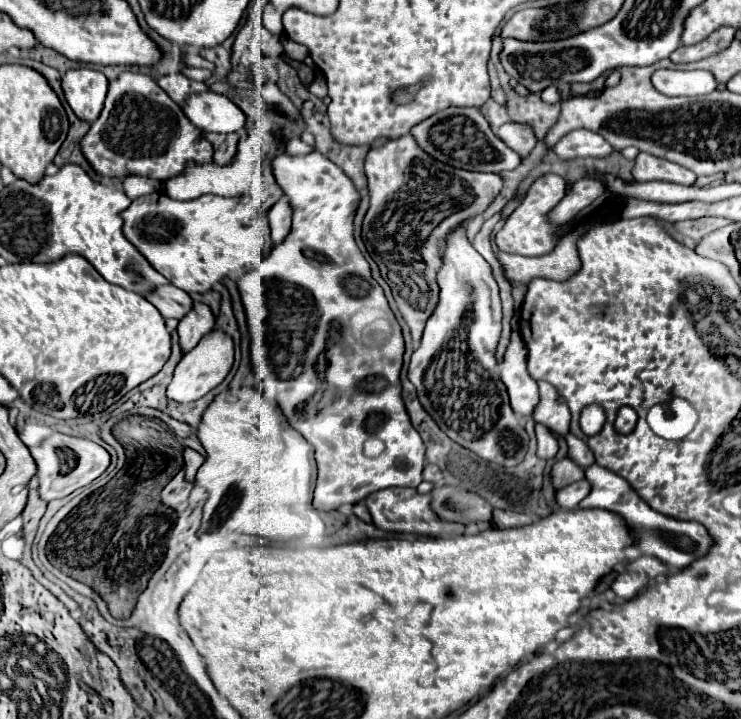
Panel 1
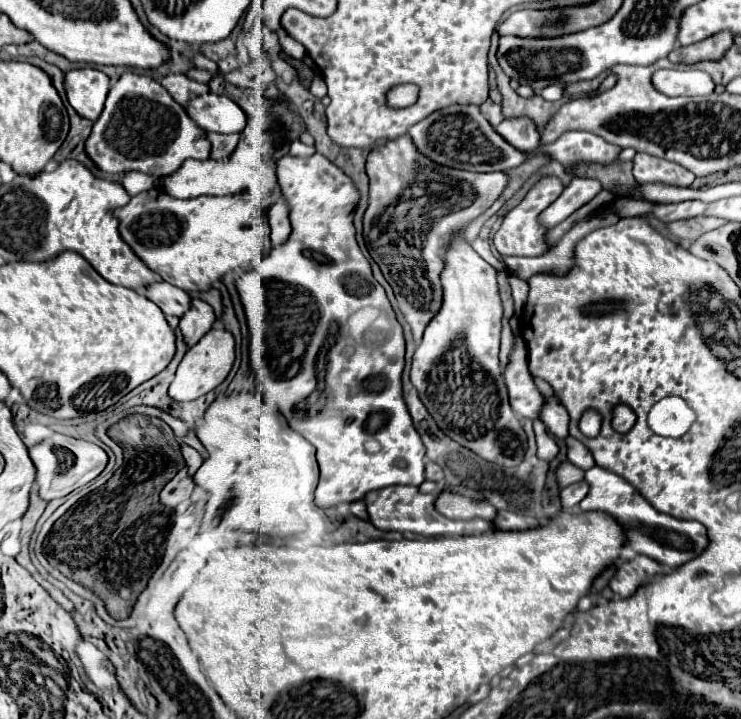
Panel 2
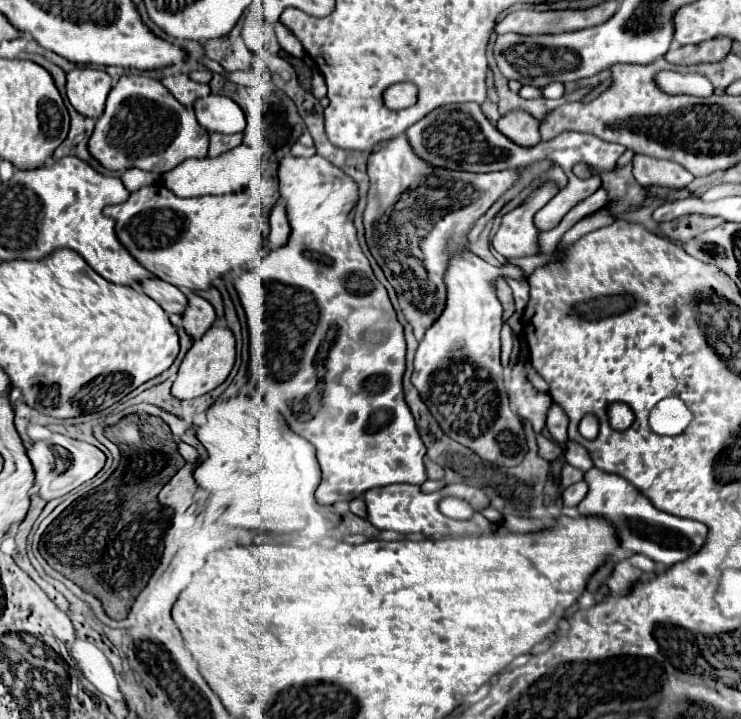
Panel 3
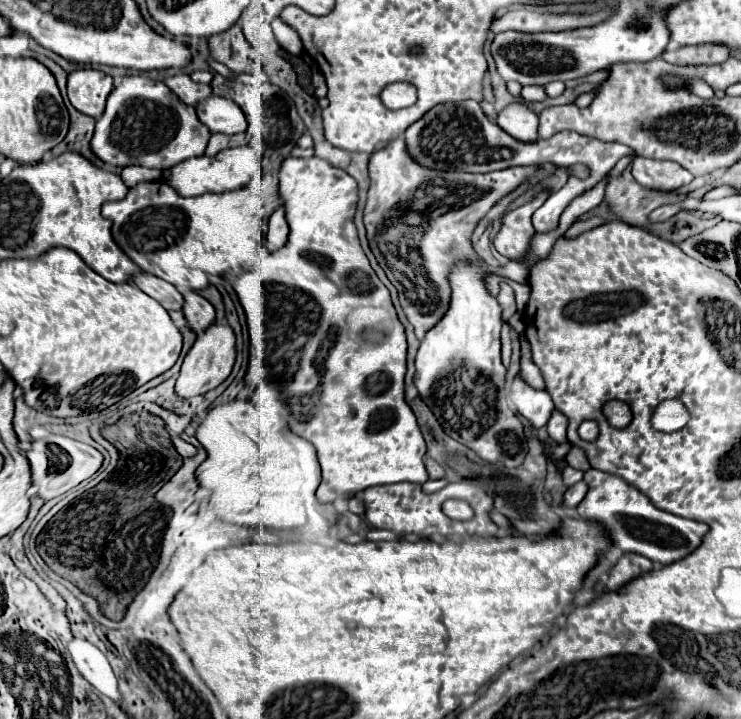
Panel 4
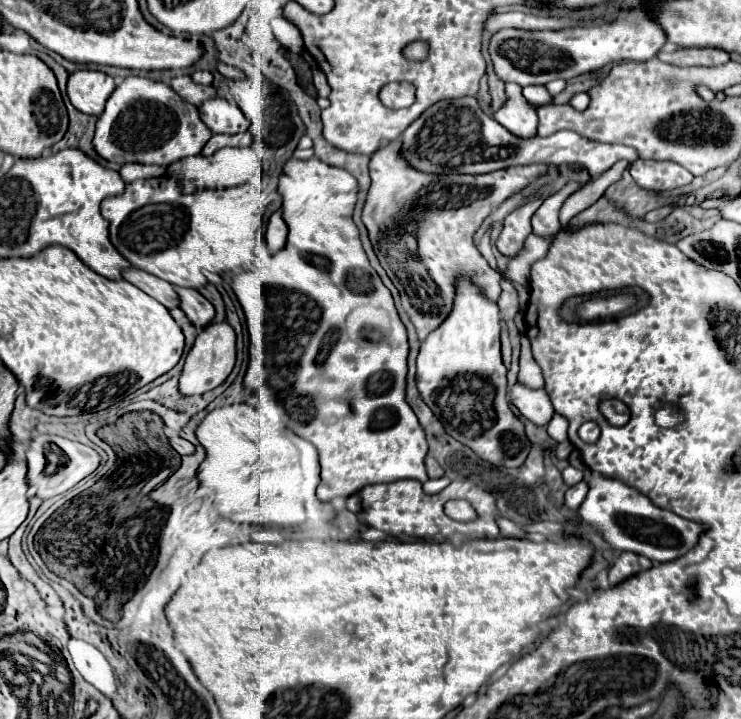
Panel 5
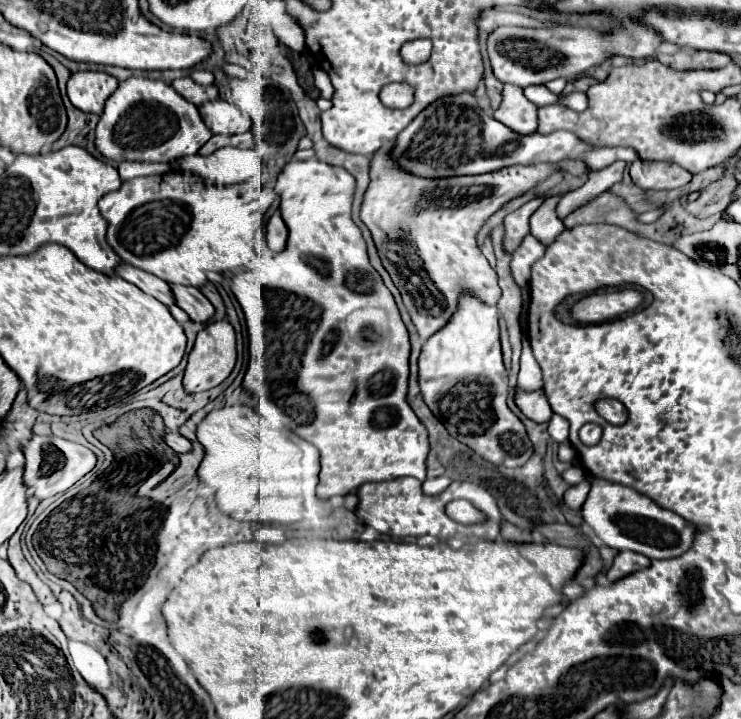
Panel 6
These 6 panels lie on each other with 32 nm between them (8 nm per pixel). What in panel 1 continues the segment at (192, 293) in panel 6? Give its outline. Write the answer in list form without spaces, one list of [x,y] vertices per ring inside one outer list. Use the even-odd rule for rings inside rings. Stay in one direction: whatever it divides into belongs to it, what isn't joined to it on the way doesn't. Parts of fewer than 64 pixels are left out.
[[[194,302],[192,310],[178,324],[182,350],[184,352],[192,350],[200,342],[200,338],[214,328],[214,322],[216,322],[216,318],[214,318],[212,310],[202,302]]]

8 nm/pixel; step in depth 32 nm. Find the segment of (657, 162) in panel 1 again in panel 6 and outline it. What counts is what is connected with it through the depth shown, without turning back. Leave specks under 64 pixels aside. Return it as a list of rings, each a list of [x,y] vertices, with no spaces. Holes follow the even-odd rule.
[[[636,160],[628,168],[632,181],[644,190],[670,190],[690,182],[692,174],[674,162]]]

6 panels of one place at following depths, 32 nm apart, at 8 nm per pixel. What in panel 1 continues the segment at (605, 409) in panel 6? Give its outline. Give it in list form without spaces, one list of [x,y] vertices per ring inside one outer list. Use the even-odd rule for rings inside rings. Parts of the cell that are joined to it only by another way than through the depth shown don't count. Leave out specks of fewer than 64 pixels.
[[[622,406],[622,408],[618,410],[614,427],[620,434],[629,434],[632,432],[632,430],[634,430],[634,426],[636,426],[636,420],[638,420],[636,412],[634,412],[632,408],[628,408],[628,406]]]

